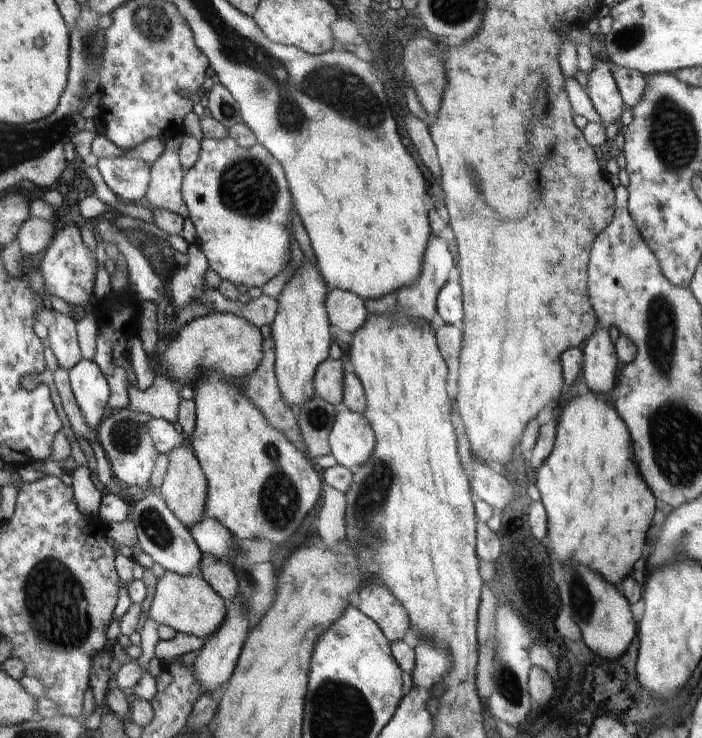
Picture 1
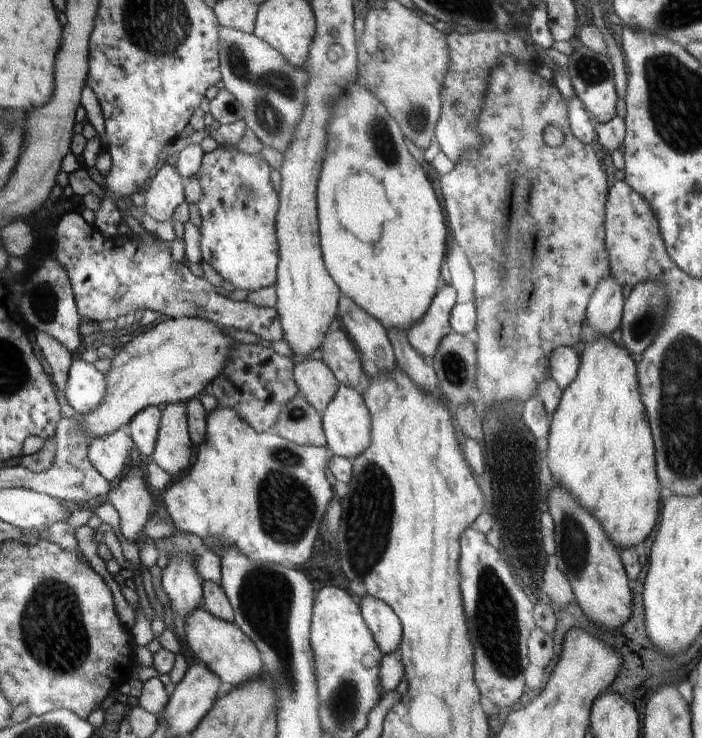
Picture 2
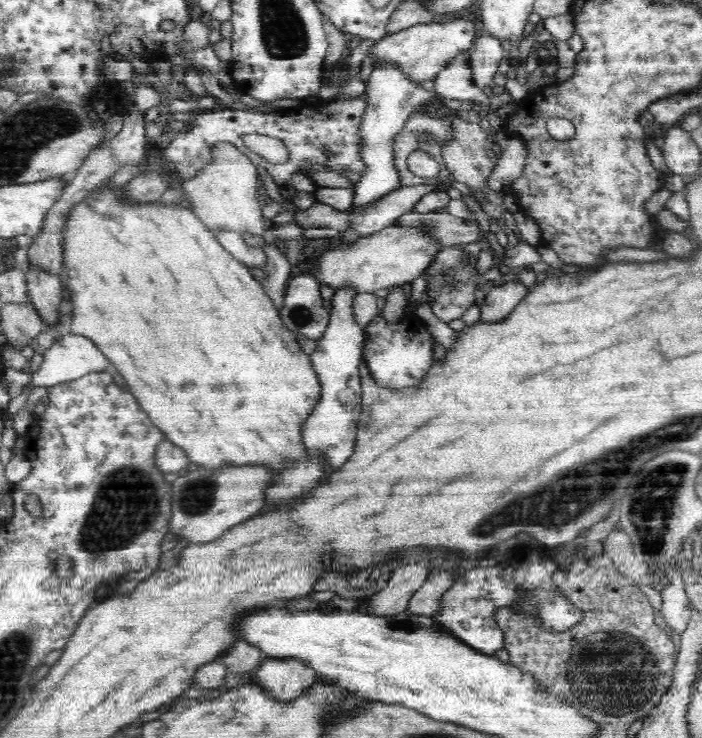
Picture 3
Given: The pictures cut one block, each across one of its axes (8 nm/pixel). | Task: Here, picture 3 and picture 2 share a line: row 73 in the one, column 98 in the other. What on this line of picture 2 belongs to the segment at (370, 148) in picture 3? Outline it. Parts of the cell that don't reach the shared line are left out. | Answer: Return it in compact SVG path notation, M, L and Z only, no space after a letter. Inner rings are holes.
M83 357L74 360L70 368L66 398L76 413L86 414L96 410L105 394L104 375Z

